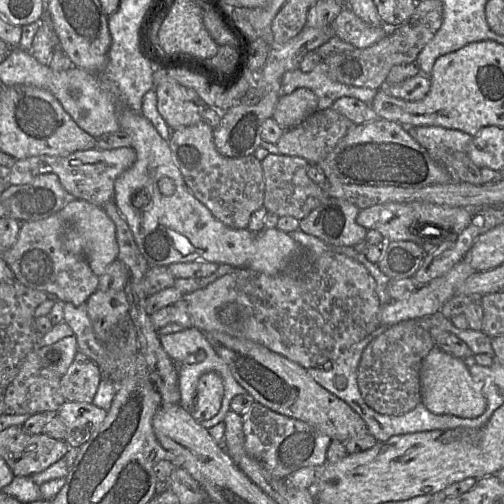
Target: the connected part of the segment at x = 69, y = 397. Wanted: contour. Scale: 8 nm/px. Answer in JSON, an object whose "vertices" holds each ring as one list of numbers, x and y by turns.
{"vertices":[[77,351,67,372,60,377,61,394,66,401,91,403,101,379,94,361]]}

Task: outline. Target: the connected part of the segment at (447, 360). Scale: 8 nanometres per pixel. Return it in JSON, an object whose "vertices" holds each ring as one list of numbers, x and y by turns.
{"vertices":[[434,346,423,359,420,370,421,401,434,414,450,414,462,418,482,415,487,401,481,383,476,382,463,359,457,358]]}

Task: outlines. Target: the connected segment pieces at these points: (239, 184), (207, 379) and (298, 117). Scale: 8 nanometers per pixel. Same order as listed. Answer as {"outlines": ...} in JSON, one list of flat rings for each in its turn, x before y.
{"outlines":[[[203,120,171,130,168,144,173,161,194,197,226,226,247,228,252,213,264,204,265,183,261,161,254,155,234,158,221,155,214,143,213,128]],[[216,372,203,374,191,402,191,416,198,422,213,418,221,407,224,395,222,378]],[[298,88,279,97,272,118,284,130,293,128,318,111,318,97,308,88]]]}

